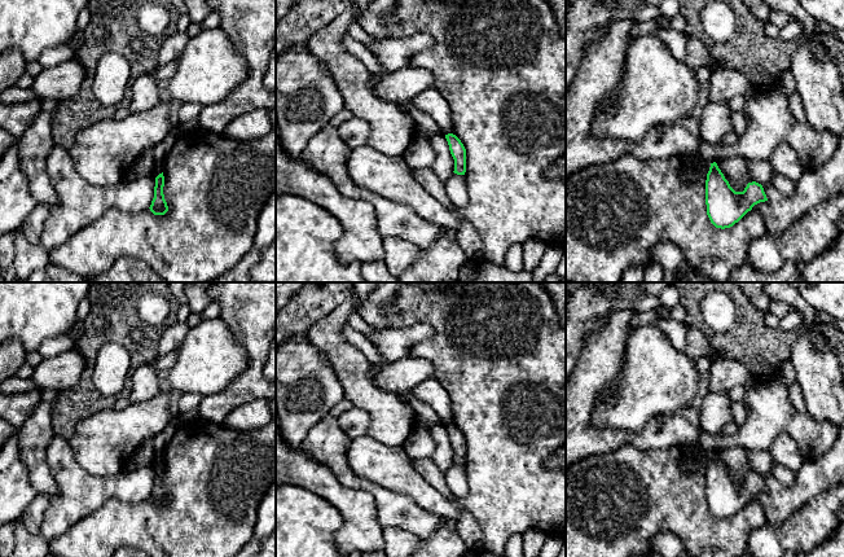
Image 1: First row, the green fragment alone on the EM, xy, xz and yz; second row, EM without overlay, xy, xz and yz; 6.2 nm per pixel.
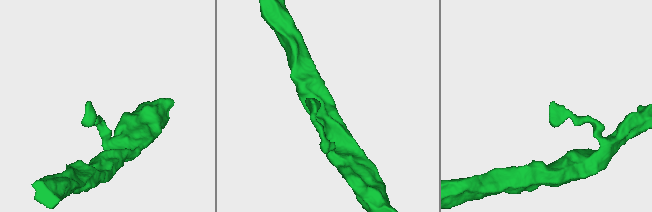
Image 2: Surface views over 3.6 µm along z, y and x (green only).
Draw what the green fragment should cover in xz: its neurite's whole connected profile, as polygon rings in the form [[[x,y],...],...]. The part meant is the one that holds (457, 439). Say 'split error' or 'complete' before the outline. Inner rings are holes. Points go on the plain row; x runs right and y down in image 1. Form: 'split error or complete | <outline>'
complete | [[[448,424],[445,425],[445,429],[449,435],[450,444],[454,449],[454,464],[457,465],[465,465],[466,462],[466,439],[461,430],[453,425]]]

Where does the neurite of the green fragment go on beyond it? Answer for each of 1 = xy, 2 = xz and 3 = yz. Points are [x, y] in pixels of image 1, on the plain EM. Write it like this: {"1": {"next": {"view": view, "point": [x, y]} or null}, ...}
{"1": {"next": null}, "2": {"next": null}, "3": {"next": null}}

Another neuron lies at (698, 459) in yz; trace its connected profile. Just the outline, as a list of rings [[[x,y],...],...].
[[[682,444],[682,448],[686,452],[689,461],[681,465],[681,470],[685,474],[705,473],[711,453],[703,451],[698,444]]]

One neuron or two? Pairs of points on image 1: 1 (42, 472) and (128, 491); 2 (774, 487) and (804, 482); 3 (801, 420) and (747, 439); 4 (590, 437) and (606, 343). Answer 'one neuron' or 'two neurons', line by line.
1: two neurons
2: one neuron
3: one neuron
4: one neuron

